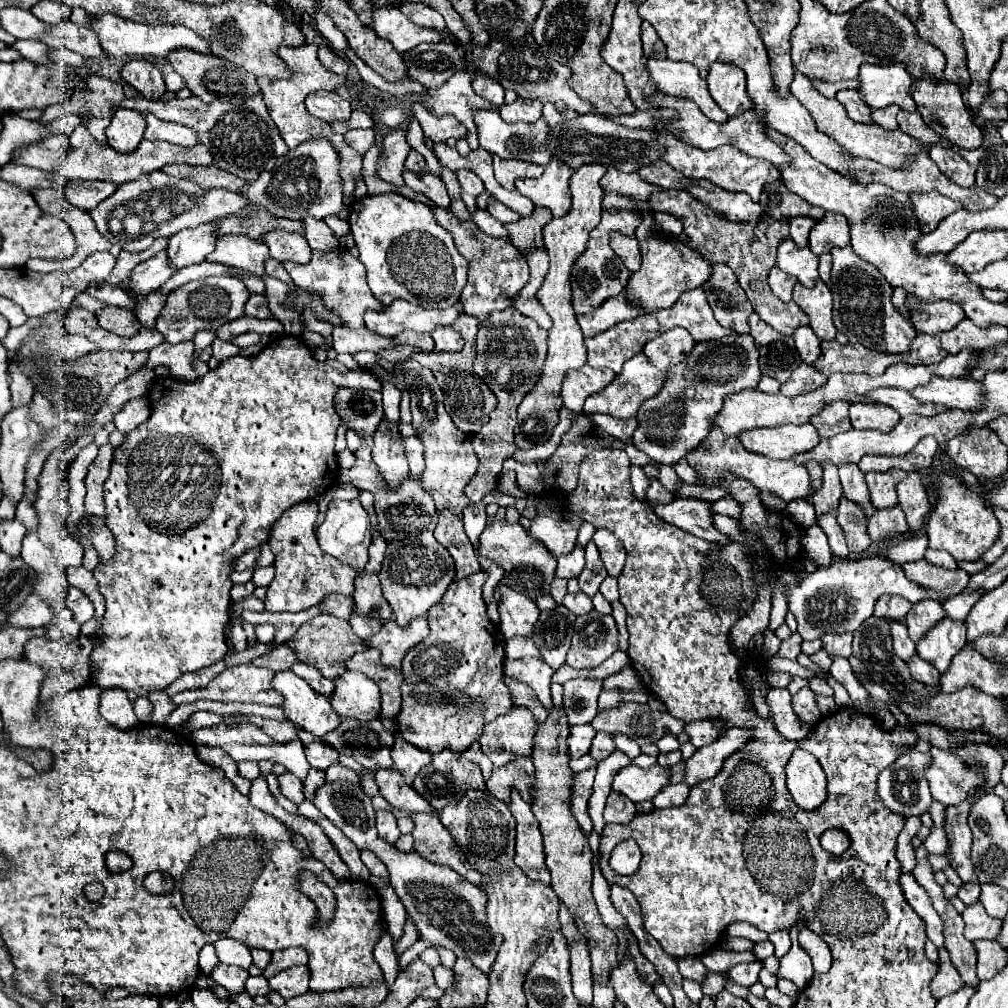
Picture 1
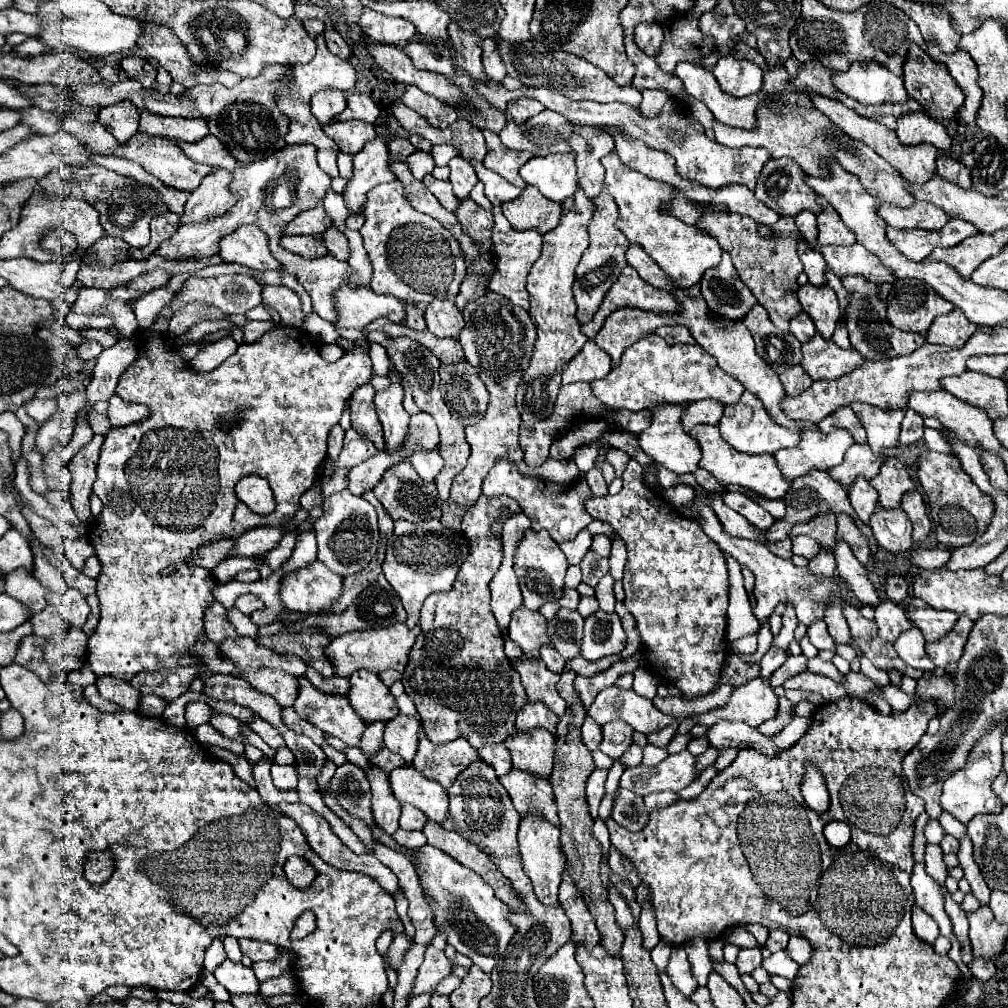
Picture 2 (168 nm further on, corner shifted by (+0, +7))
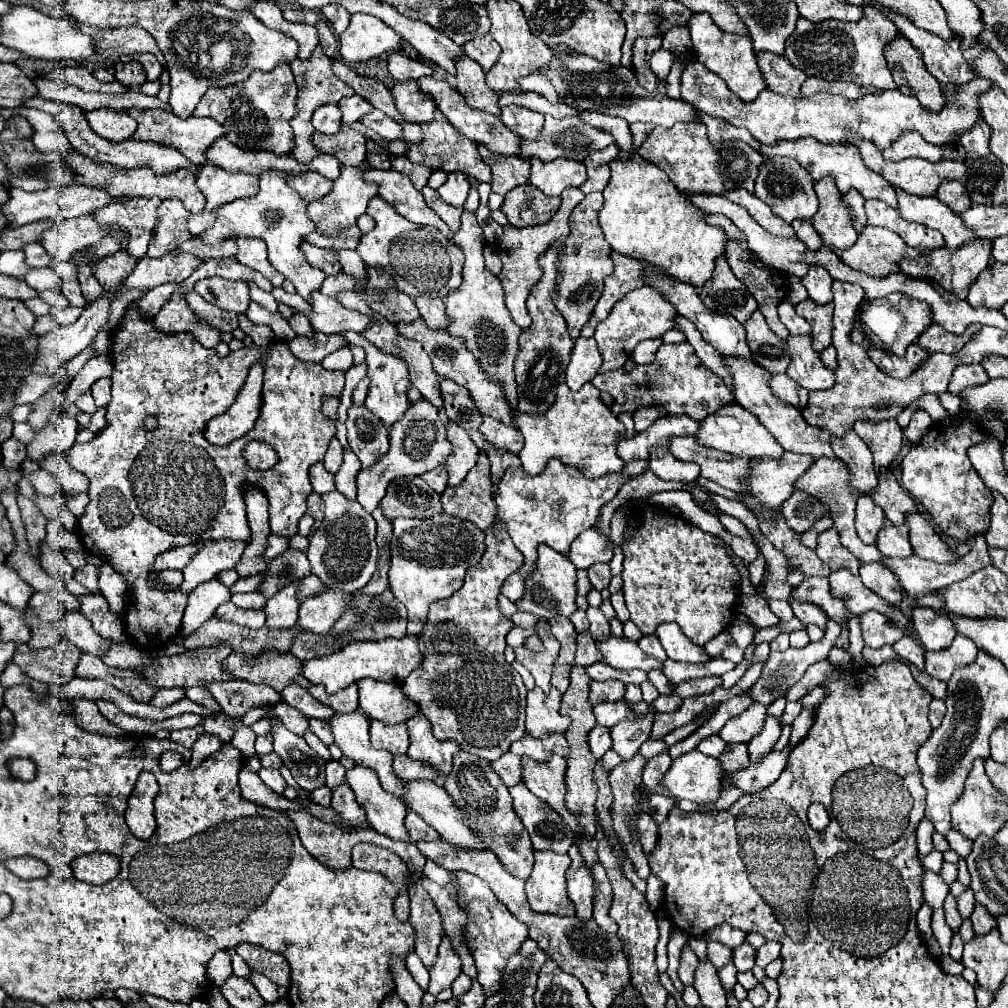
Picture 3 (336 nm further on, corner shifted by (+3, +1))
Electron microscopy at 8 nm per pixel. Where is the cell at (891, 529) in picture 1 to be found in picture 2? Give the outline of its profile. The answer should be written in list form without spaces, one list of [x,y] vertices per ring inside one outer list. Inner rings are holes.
[[[902,508],[876,510],[870,518],[870,528],[880,548],[890,552],[904,552],[912,546],[912,524]]]

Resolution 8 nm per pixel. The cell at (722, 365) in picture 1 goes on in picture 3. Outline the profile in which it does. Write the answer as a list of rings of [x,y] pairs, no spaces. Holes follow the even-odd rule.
[[[667,450],[651,452],[649,470],[661,480],[681,480],[681,482],[695,482],[699,476],[699,468],[695,462],[681,462],[675,460],[673,454]]]

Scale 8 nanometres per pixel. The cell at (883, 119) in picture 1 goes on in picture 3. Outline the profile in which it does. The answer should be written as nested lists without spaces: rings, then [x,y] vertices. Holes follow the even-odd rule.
[[[691,60],[681,74],[681,100],[693,104],[699,112],[727,120],[733,126],[747,128],[761,144],[767,146],[775,146],[779,140],[797,140],[803,136],[811,136],[823,144],[851,144],[847,140],[847,132],[855,132],[857,136],[871,140],[883,152],[905,130],[919,132],[927,142],[937,146],[953,142],[961,132],[967,132],[975,122],[981,120],[979,94],[989,90],[993,84],[995,82],[987,78],[975,78],[973,82],[955,88],[955,100],[945,102],[941,112],[925,110],[915,96],[905,96],[899,90],[883,90],[881,94],[869,94],[855,102],[831,94],[793,98],[763,90],[753,102],[745,104],[739,96],[729,92],[727,84],[717,74],[707,70],[701,62]]]

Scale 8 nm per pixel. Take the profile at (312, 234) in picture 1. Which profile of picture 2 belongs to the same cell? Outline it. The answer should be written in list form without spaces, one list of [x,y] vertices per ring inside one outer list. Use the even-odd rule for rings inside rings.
[[[328,226],[326,232],[320,234],[320,240],[328,246],[328,252],[332,256],[336,256],[338,260],[348,260],[348,240],[340,230],[336,230],[334,226]]]

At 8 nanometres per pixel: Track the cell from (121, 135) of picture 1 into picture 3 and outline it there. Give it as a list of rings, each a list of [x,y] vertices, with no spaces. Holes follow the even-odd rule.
[[[93,110],[85,114],[91,130],[111,142],[121,142],[133,136],[137,124],[135,120],[123,110]]]

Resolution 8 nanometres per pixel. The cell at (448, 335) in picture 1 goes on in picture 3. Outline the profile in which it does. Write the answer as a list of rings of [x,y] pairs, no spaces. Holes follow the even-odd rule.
[[[419,296],[419,298],[415,298],[415,304],[419,308],[421,318],[427,322],[429,328],[447,328],[449,326],[449,318],[447,318],[445,304],[441,298]]]

